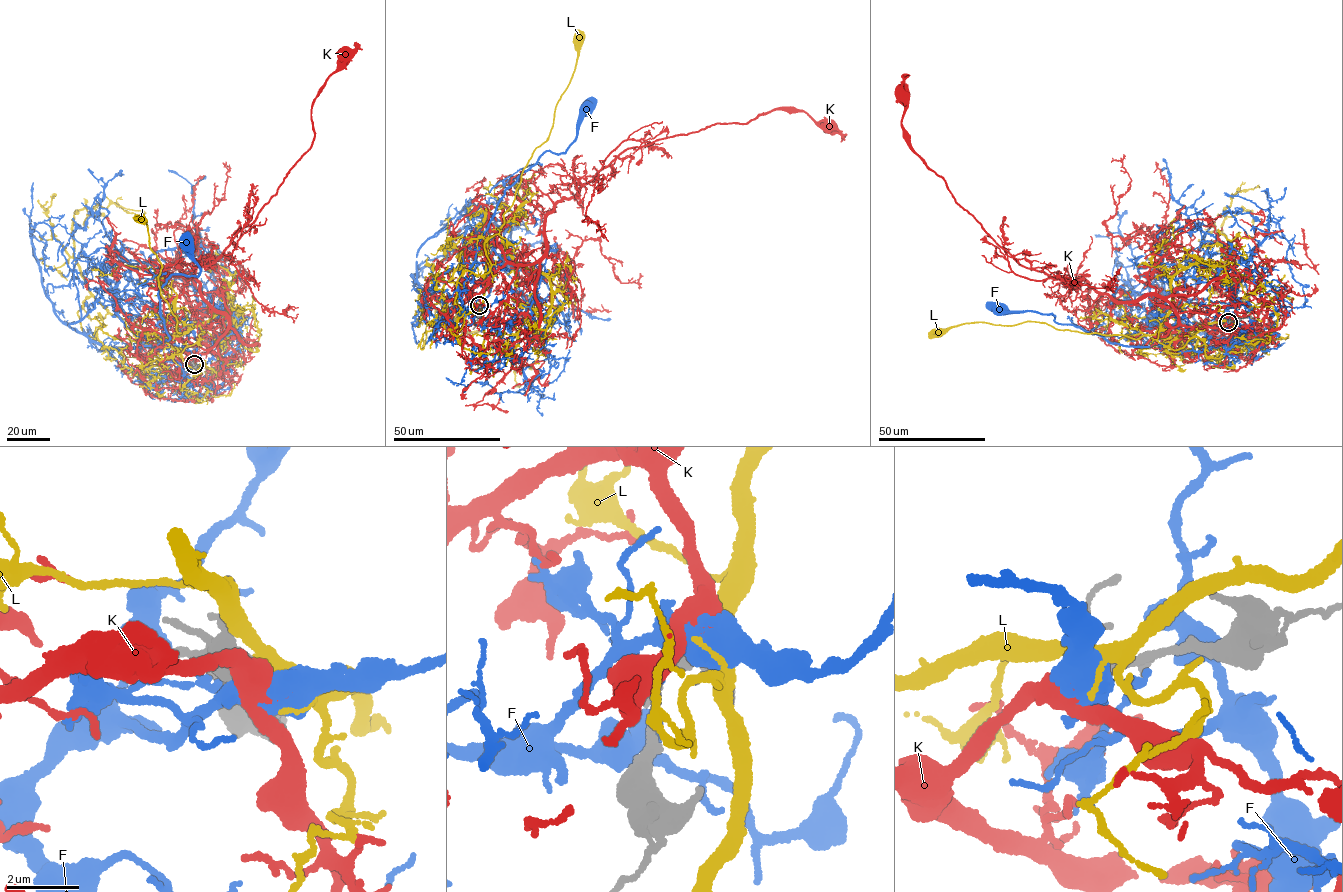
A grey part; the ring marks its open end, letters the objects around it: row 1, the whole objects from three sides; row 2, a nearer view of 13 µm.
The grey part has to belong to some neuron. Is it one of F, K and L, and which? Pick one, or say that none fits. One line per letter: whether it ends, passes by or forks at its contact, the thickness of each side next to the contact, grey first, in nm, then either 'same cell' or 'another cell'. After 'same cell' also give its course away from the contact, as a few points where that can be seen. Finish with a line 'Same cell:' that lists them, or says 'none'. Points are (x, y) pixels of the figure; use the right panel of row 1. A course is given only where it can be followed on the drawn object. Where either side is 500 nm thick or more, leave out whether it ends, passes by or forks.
F: 600/500 nm | another cell
K: 600/400 nm | same cell | via (1228, 323), (1182, 324), (1160, 297), (1119, 303), (1082, 277), (1021, 265), (913, 148), (899, 91)
L: it passes by | 480/360 nm | another cell
Same cell: K

